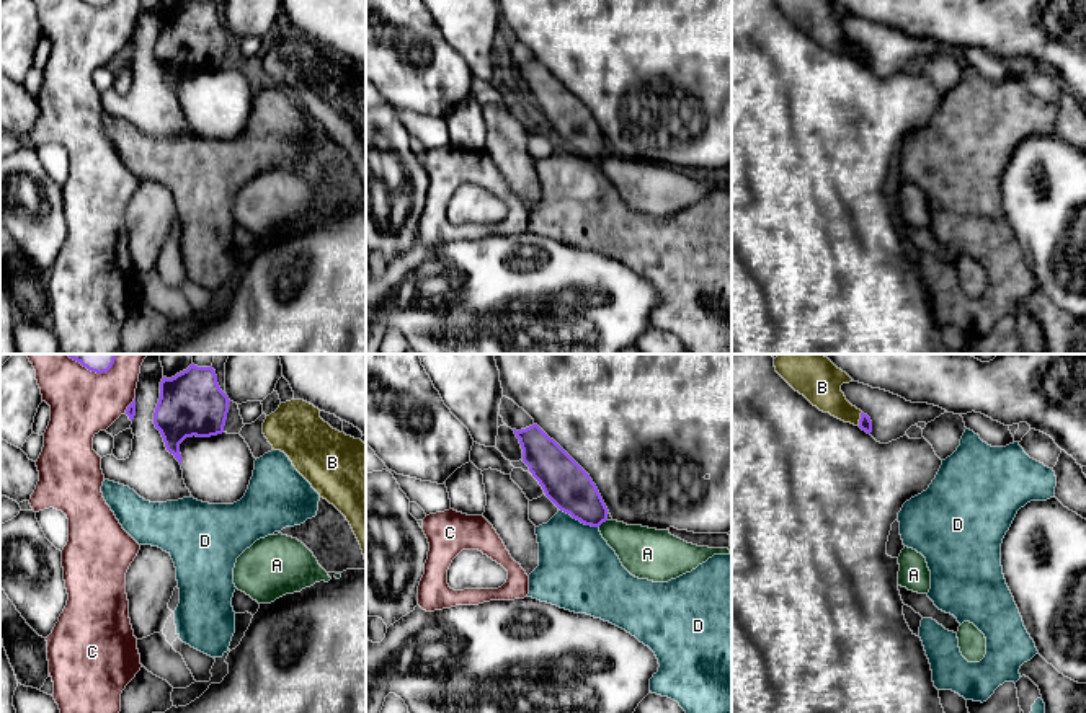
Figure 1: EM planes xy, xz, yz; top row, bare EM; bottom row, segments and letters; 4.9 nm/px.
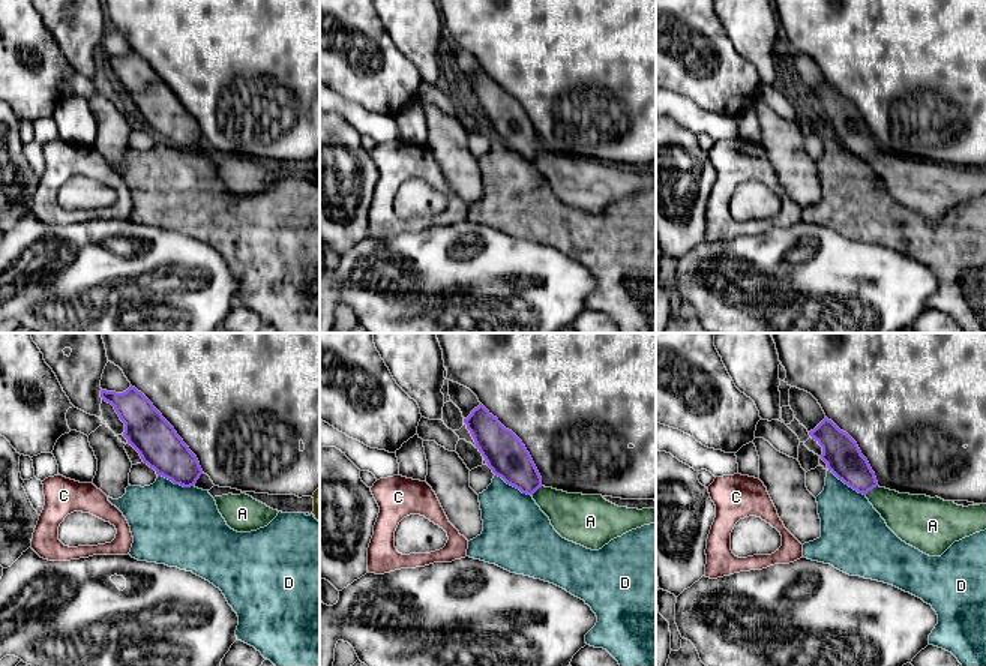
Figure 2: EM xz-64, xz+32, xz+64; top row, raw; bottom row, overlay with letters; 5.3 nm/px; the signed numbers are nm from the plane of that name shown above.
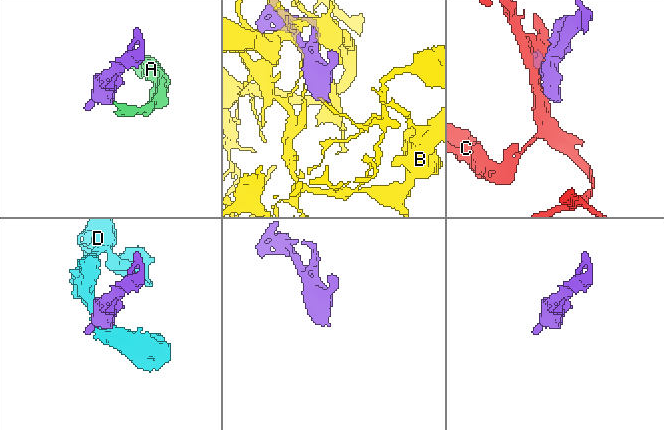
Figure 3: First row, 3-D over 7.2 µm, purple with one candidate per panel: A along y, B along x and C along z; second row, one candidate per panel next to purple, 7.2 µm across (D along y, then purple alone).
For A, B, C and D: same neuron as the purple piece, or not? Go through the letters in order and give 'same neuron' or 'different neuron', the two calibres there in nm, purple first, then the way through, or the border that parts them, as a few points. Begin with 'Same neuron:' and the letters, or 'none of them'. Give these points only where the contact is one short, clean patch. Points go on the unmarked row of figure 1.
Same neuron: A
A: same neuron | 220/240 nm | across xz (567, 119), (601, 157), (642, 186)
B: different neuron | 60/190 nm
C: different neuron | 50/320 nm
D: different neuron | 220/380 nm | along xz (559, 142), (582, 157), (598, 162)

